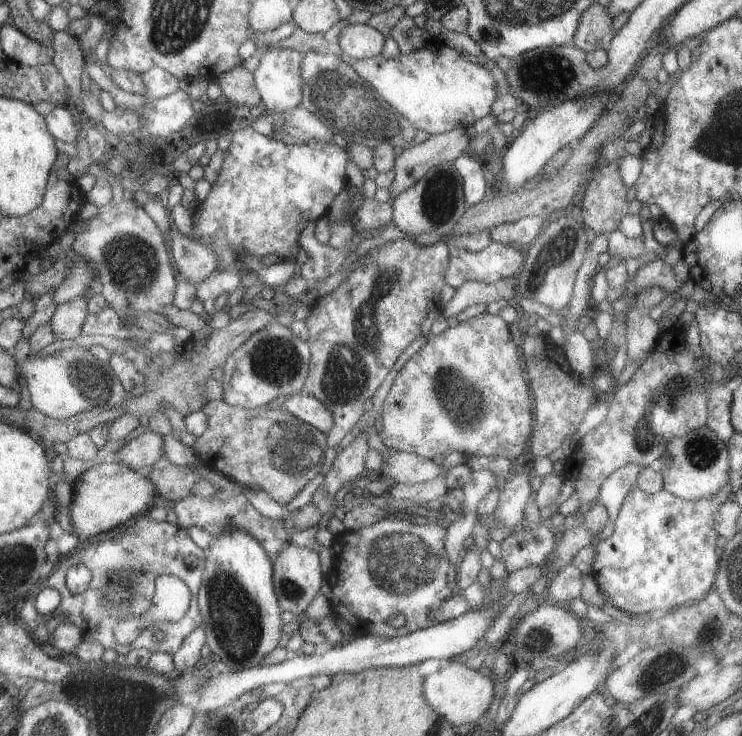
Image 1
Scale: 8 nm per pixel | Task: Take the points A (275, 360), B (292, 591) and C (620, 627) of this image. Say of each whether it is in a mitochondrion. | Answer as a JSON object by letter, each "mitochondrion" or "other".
{"A":"mitochondrion","B":"mitochondrion","C":"other"}

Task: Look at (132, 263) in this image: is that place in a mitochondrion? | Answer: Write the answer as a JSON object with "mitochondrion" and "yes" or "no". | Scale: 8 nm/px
{"mitochondrion":"yes"}

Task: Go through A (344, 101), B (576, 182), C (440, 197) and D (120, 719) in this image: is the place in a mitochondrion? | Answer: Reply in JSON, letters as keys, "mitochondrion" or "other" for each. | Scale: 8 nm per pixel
{"A":"mitochondrion","B":"other","C":"mitochondrion","D":"mitochondrion"}

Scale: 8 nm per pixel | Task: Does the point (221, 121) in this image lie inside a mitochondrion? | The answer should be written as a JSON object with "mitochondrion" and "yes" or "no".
{"mitochondrion":"no"}

